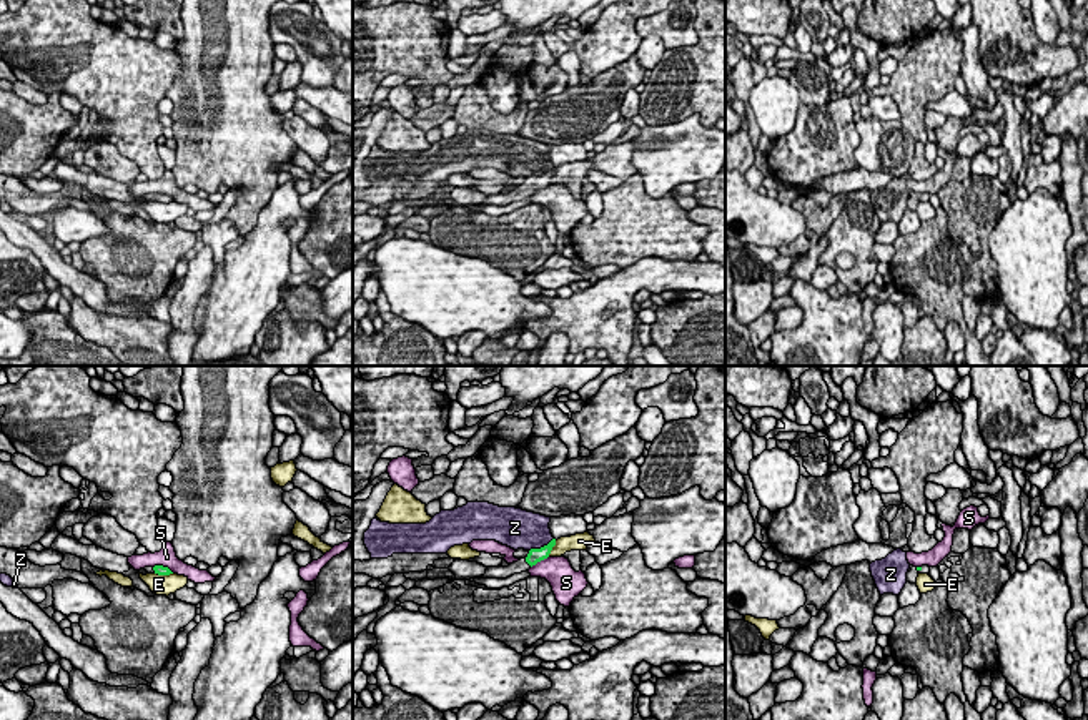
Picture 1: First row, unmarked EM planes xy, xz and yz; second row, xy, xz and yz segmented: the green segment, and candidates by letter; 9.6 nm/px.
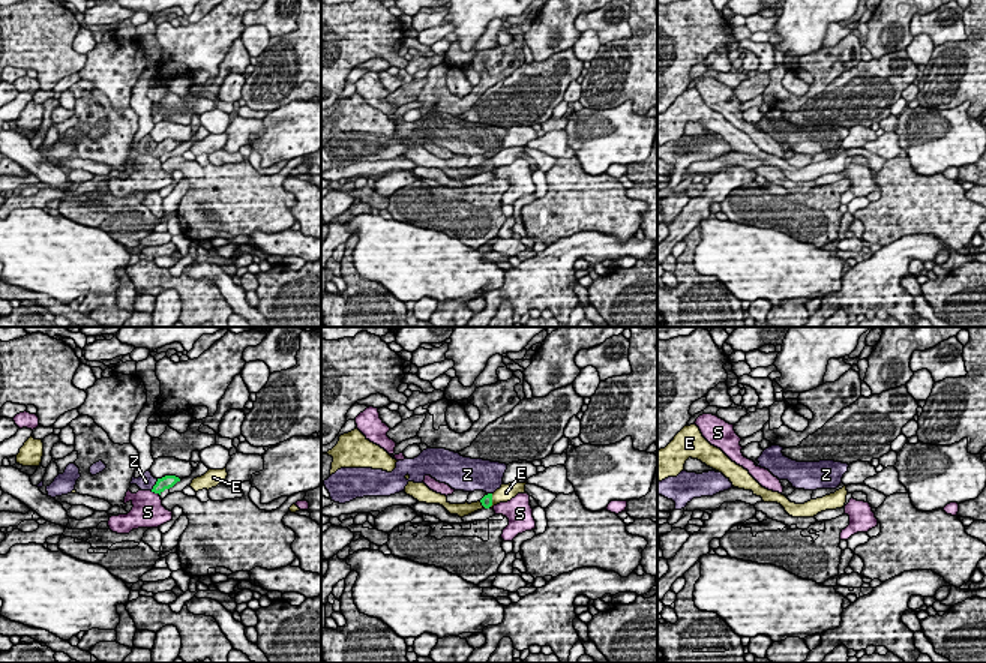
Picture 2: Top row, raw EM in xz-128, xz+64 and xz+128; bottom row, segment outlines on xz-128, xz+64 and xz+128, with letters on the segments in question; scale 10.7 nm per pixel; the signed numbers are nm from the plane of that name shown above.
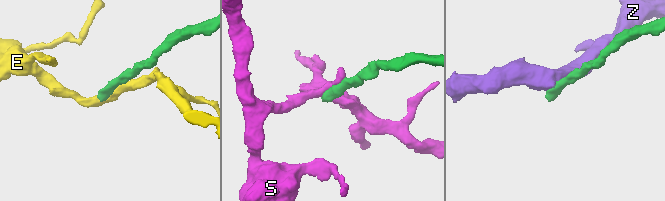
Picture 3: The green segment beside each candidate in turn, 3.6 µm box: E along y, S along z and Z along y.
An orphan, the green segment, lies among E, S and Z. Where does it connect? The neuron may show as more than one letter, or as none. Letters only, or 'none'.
none

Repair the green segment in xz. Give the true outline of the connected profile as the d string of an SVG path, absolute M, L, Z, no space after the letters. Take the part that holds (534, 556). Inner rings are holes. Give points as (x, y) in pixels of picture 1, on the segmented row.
M552 539L547 545L541 549L531 549L524 559L512 562L507 567L501 567L501 565L487 567L486 574L481 575L479 579L507 579L514 574L526 572L537 562L547 559L554 545L556 545L556 539Z

